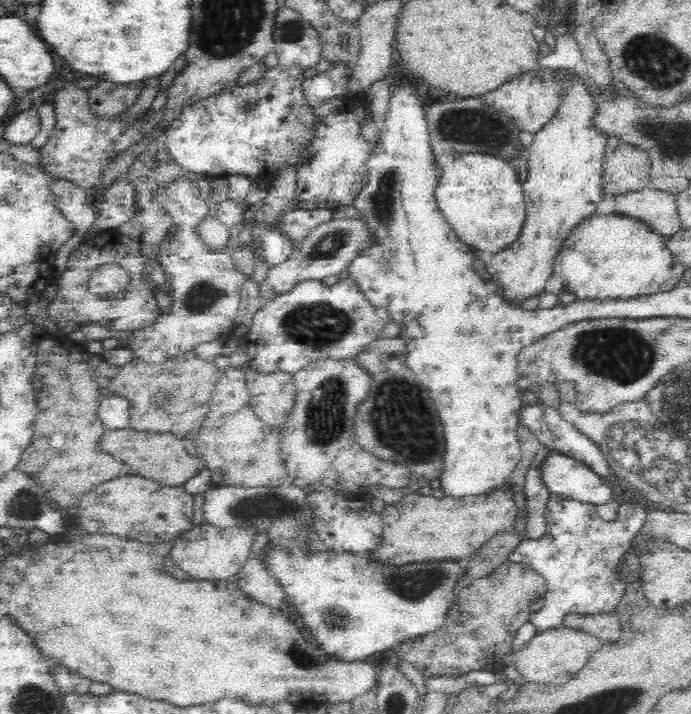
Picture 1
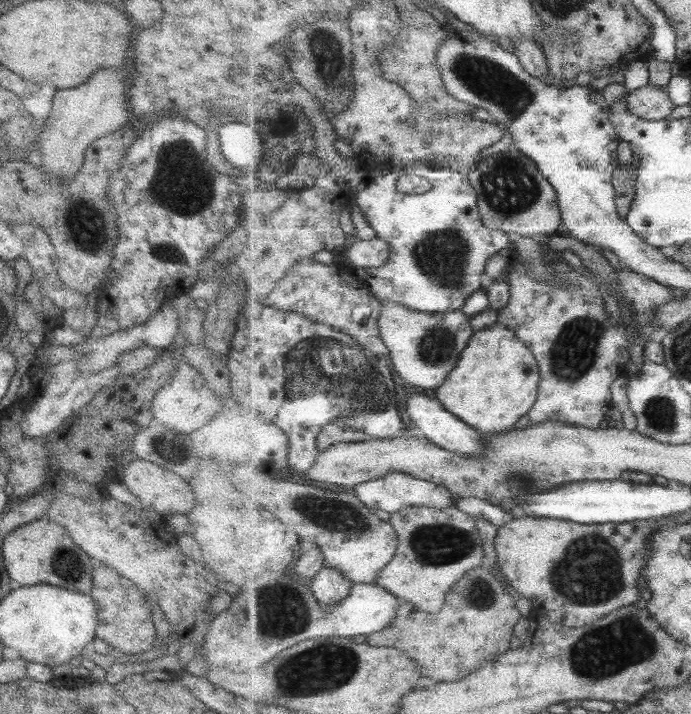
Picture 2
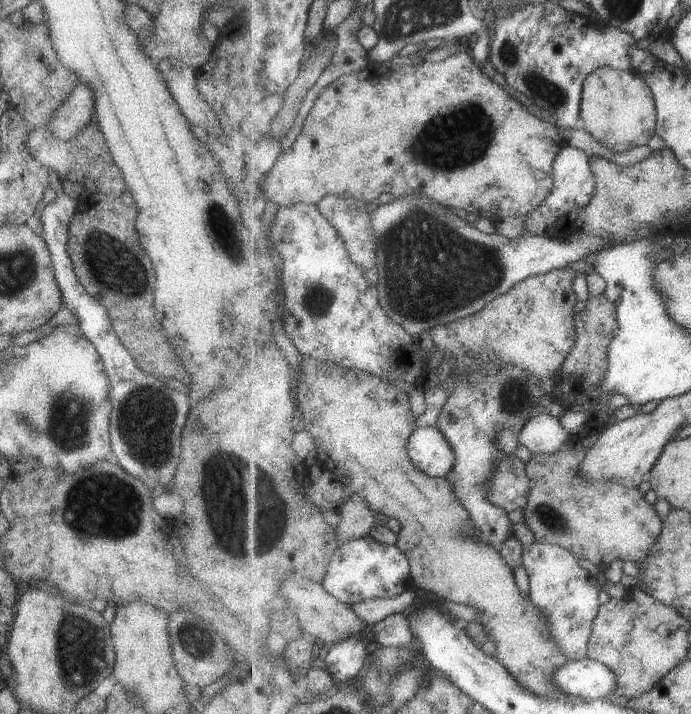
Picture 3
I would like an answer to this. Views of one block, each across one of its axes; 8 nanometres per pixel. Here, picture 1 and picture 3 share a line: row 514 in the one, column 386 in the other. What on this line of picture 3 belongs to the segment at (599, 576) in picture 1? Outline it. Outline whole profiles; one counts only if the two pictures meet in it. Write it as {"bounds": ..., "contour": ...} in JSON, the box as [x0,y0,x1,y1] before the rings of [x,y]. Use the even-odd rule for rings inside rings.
{"bounds":[324,535,414,647],"contour":[[[373,535],[345,541],[331,561],[324,589],[336,599],[353,605],[365,599],[391,599],[411,587],[409,557],[396,544],[381,544]],[[403,613],[389,615],[377,624],[374,634],[383,647],[408,645],[414,639],[412,620]]]}

